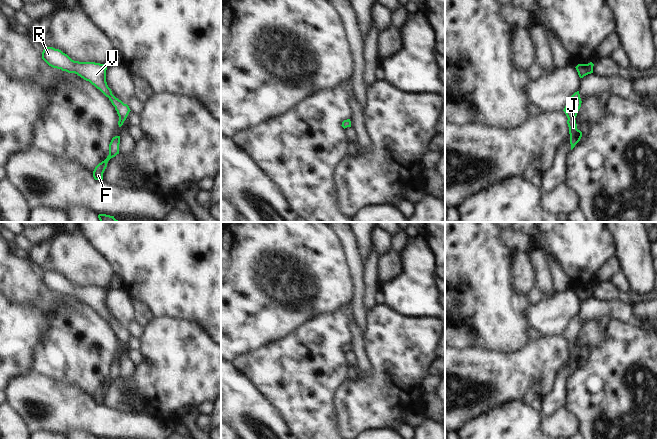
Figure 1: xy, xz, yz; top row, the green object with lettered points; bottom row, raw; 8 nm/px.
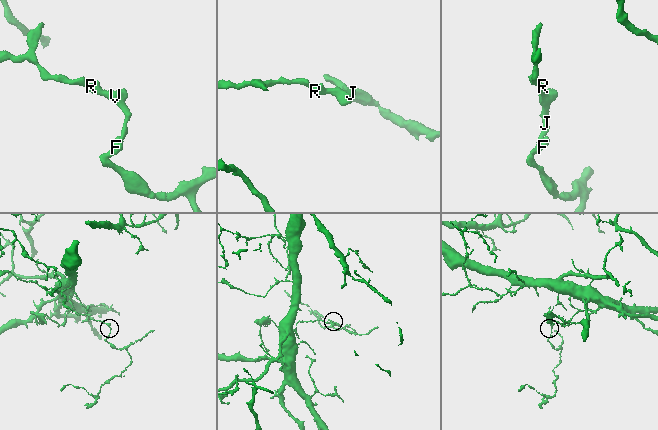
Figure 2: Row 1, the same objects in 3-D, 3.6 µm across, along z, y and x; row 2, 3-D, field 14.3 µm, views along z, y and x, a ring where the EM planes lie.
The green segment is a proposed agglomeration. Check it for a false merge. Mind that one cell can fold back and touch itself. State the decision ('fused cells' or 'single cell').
single cell

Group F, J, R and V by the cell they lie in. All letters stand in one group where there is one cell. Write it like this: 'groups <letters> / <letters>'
groups F J R V

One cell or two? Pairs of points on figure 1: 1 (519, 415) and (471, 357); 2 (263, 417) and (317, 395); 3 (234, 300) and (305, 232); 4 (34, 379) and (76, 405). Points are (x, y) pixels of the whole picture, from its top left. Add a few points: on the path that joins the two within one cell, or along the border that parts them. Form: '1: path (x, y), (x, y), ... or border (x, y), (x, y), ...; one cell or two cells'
1: border (529, 404), (507, 401), (486, 411); two cells
2: border (261, 394), (277, 410), (288, 428); two cells
3: path (245, 276), (260, 249), (281, 247); one cell
4: path (44, 389), (60, 405), (66, 405); one cell

